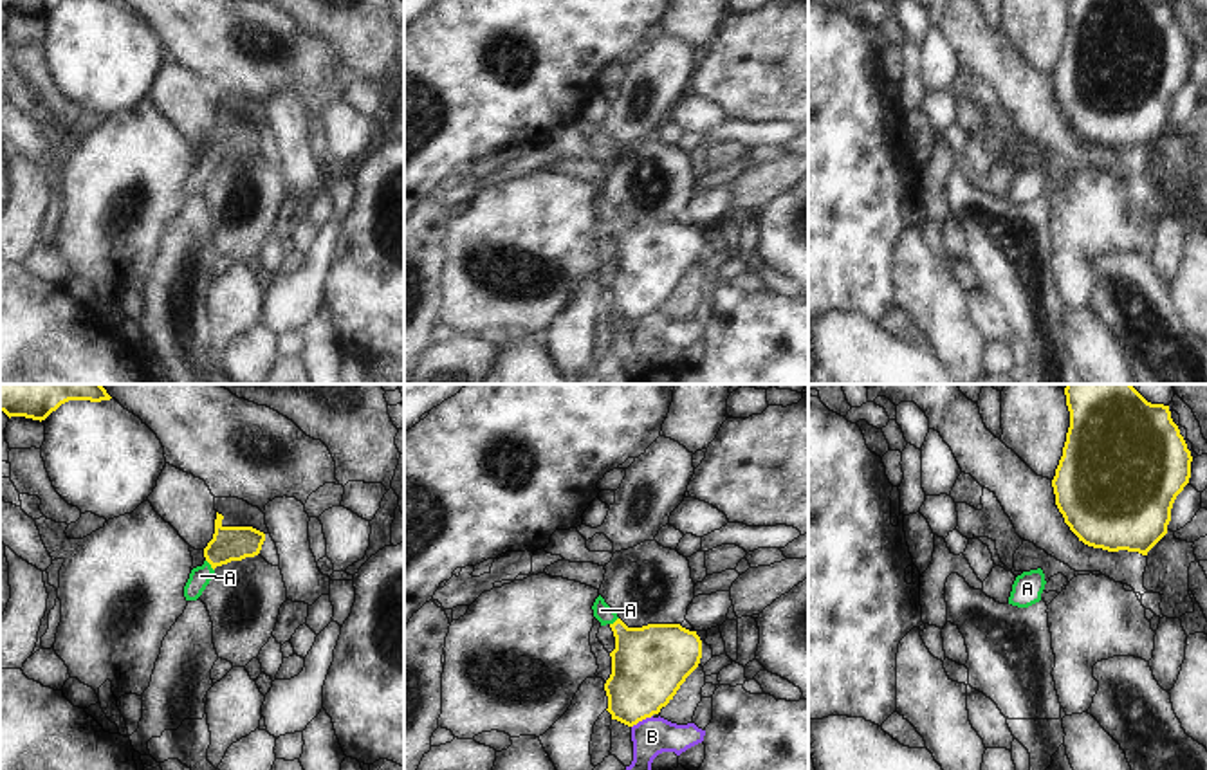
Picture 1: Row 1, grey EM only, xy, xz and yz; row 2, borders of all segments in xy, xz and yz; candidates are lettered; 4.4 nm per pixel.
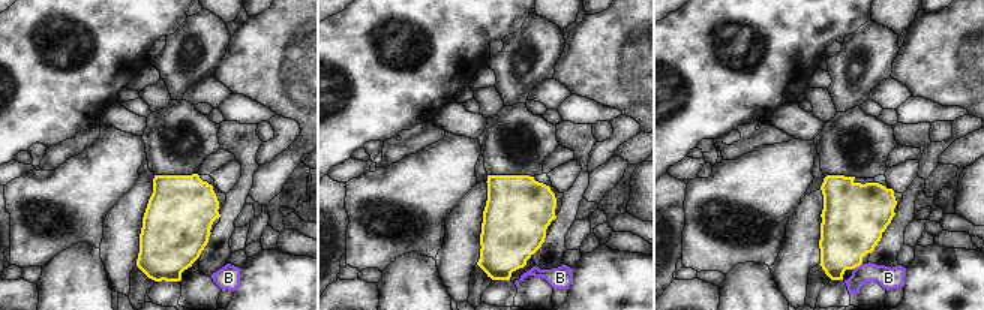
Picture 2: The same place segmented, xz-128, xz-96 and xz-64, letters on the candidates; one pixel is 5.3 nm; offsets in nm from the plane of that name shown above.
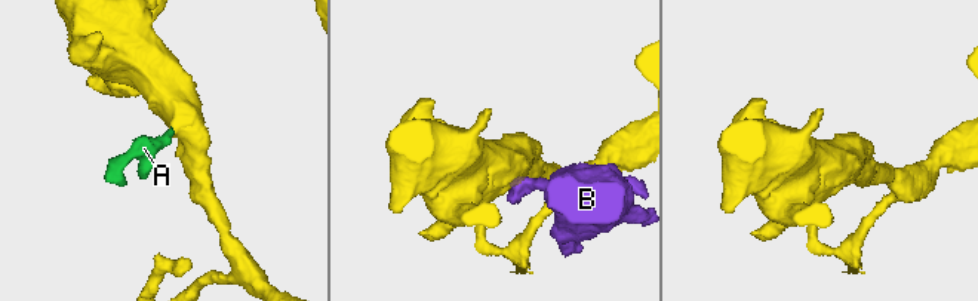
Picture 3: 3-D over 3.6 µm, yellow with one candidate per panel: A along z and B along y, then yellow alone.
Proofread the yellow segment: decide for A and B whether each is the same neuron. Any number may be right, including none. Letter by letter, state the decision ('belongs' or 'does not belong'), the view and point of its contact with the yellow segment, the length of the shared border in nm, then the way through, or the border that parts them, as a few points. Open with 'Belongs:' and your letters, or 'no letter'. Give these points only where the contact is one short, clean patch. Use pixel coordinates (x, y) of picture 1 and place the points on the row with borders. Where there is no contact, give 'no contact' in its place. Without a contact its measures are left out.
Belongs: A
A: belongs; meets yellow in xy at (210, 563); contact 70 nm long; runs through xy (230, 543), (210, 563), (201, 576)
B: does not belong; meets yellow in xz at (641, 720); contact 110 nm long; border along xz (652, 714), (632, 727)

